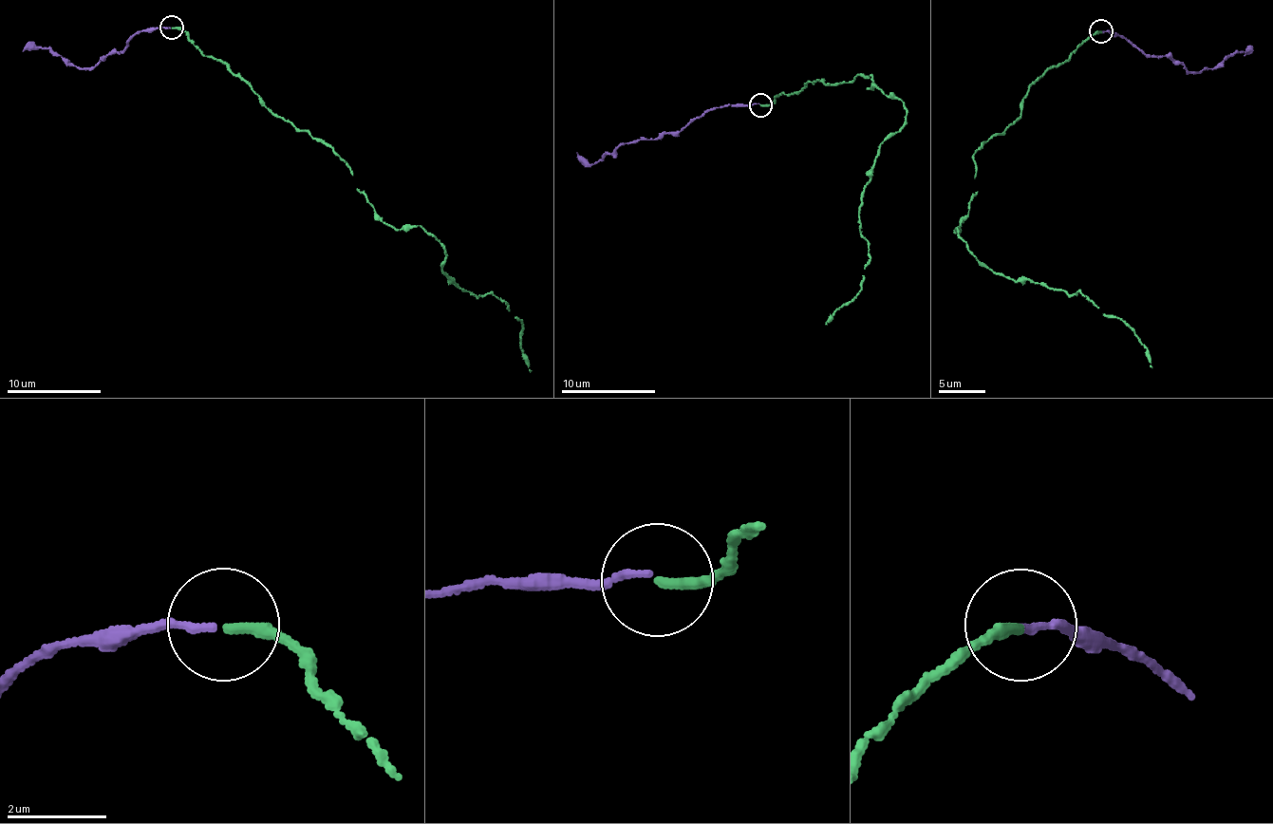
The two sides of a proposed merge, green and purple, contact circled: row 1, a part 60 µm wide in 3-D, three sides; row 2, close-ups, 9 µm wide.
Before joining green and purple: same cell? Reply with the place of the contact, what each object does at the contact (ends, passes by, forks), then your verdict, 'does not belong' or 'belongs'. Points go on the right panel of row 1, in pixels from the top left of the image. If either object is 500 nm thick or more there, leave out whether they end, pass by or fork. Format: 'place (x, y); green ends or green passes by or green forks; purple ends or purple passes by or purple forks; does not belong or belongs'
place (1101, 31); green ends; purple ends; belongs

